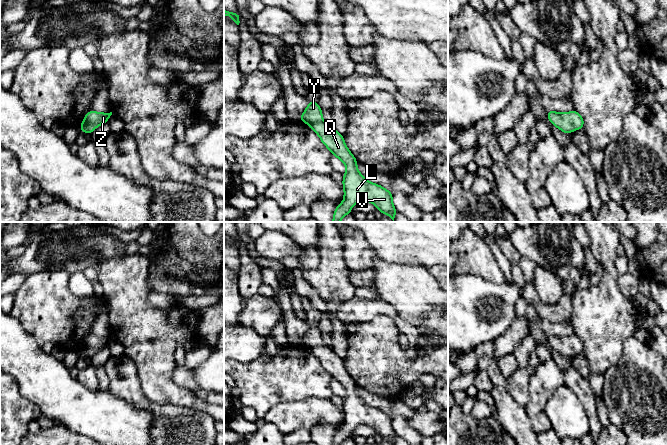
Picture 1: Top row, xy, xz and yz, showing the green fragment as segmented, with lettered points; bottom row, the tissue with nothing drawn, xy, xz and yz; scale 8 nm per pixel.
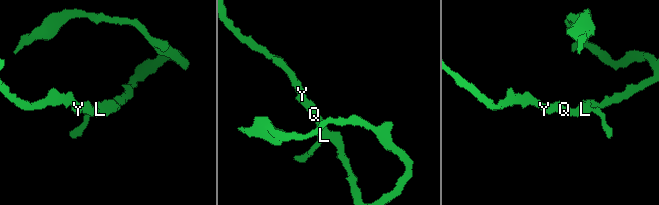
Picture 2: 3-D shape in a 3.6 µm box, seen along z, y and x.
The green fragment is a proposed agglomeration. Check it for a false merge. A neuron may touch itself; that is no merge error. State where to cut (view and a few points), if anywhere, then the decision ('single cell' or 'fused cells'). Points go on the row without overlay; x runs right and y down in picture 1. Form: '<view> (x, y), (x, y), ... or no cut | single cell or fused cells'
no cut | single cell

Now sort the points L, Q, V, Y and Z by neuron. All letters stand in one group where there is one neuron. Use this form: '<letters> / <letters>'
L Q V Y Z

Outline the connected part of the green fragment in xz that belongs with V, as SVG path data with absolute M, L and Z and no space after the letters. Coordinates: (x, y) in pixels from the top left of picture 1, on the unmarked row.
M309 325L306 334L299 341L300 344L320 361L321 366L346 389L343 399L344 424L339 428L332 445L341 443L351 437L352 431L359 425L373 427L382 438L388 438L394 445L397 435L392 427L393 417L384 411L367 405L357 393L357 384L347 372L344 360L336 355L333 349L324 346L322 333L316 325Z

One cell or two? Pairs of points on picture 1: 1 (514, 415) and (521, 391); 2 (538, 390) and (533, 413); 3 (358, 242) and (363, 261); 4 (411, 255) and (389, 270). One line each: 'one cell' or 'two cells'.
1: two cells
2: one cell
3: one cell
4: two cells

